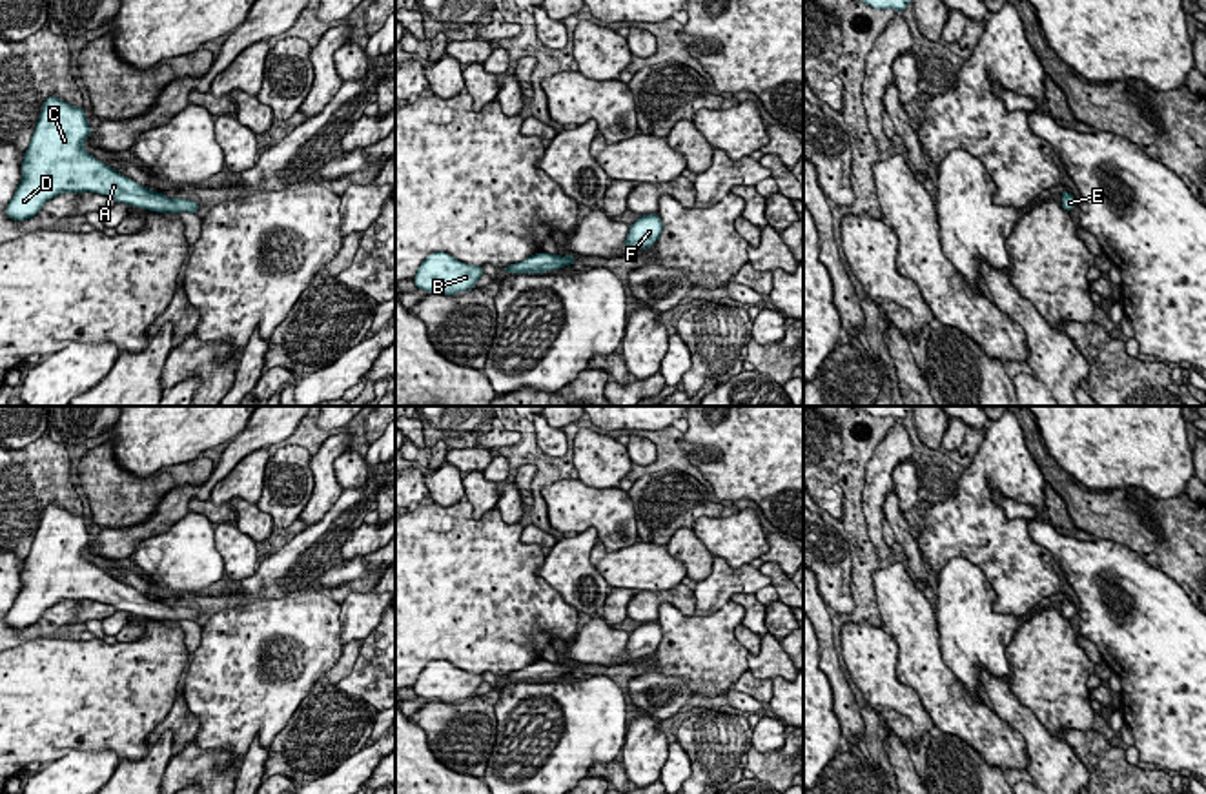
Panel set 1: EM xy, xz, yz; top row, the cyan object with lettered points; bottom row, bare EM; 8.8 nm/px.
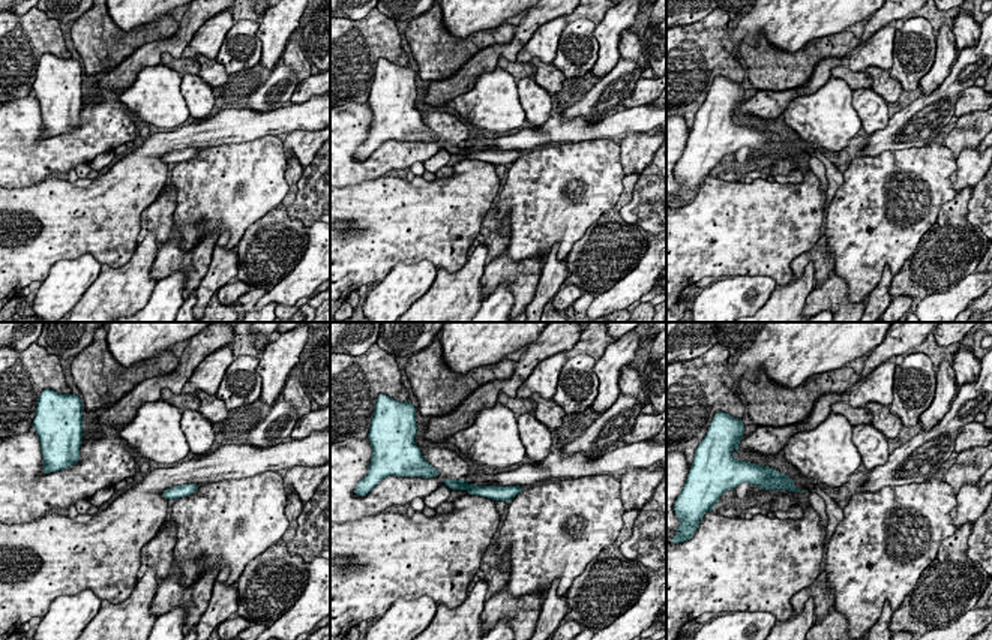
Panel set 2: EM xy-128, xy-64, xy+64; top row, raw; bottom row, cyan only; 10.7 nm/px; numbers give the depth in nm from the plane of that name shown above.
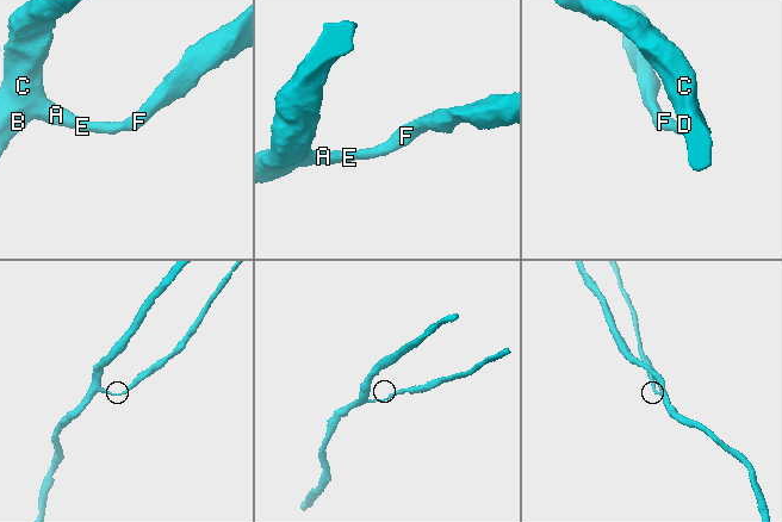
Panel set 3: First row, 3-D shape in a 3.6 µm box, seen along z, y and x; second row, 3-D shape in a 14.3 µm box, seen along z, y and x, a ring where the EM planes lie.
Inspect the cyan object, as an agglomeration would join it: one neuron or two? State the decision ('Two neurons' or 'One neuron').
One neuron

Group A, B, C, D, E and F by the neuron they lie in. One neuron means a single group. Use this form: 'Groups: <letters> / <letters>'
Groups: A B C D E F

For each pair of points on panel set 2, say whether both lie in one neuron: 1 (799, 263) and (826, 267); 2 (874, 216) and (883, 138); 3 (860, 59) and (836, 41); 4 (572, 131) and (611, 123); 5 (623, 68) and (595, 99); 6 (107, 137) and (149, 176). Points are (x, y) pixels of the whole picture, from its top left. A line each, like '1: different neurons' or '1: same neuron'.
1: same neuron
2: different neurons
3: different neurons
4: same neuron
5: same neuron
6: different neurons

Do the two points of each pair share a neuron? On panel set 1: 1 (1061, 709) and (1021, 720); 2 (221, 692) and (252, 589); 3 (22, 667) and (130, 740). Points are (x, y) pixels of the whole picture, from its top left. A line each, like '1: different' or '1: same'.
1: different
2: different
3: same

